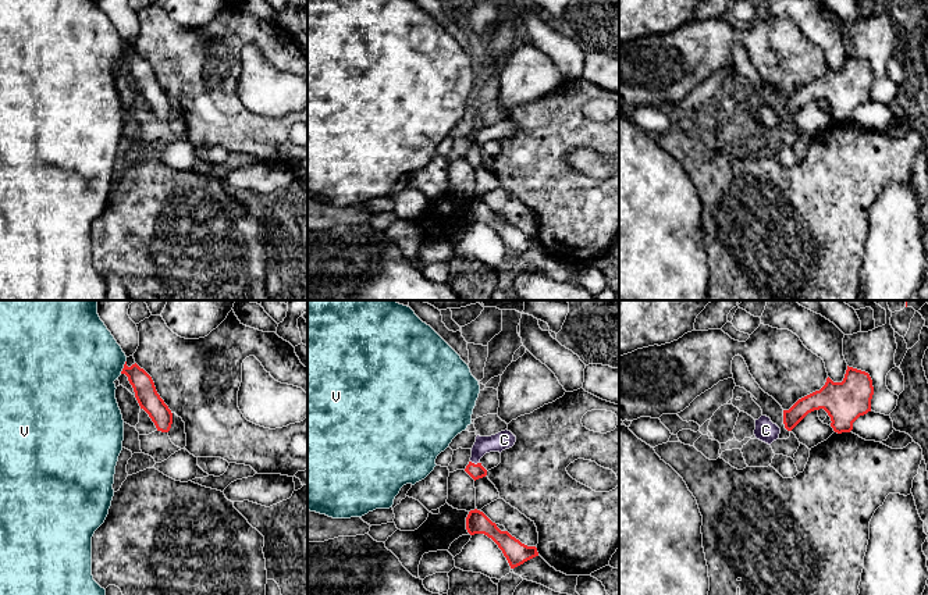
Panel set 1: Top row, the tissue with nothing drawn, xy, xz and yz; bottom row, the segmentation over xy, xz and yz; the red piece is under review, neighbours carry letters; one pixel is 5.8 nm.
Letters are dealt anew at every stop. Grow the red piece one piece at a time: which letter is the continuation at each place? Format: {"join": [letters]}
{"join": ["C"]}

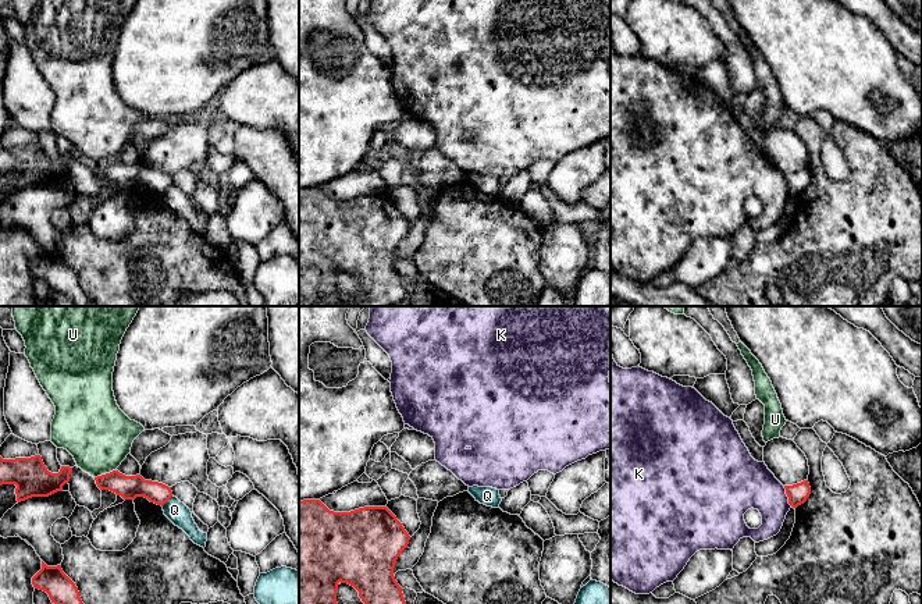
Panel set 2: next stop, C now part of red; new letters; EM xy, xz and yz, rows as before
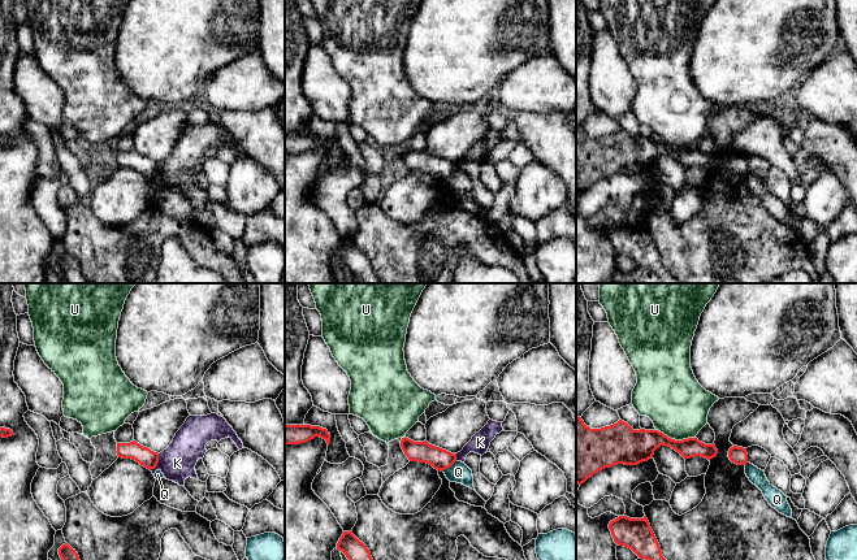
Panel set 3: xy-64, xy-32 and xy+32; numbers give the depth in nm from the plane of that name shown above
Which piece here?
{"join": []}

